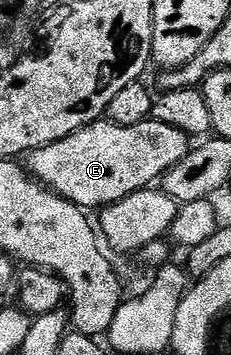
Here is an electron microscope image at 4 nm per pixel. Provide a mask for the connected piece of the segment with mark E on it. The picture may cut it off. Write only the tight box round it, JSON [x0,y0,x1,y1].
[28,120,192,212]

